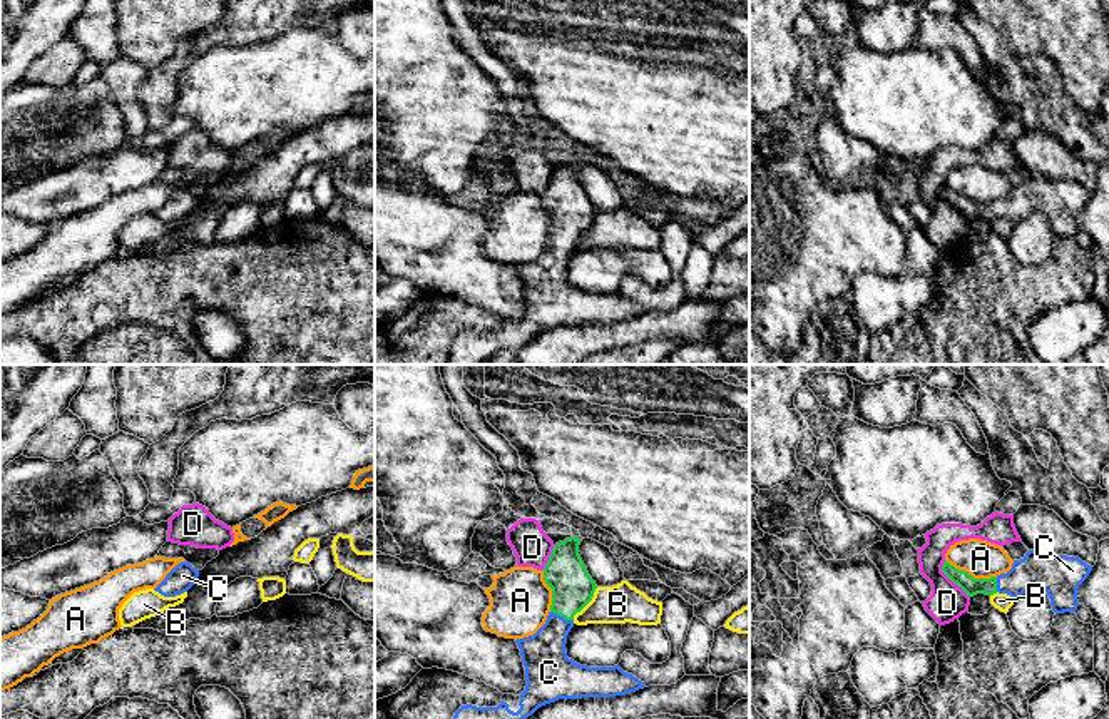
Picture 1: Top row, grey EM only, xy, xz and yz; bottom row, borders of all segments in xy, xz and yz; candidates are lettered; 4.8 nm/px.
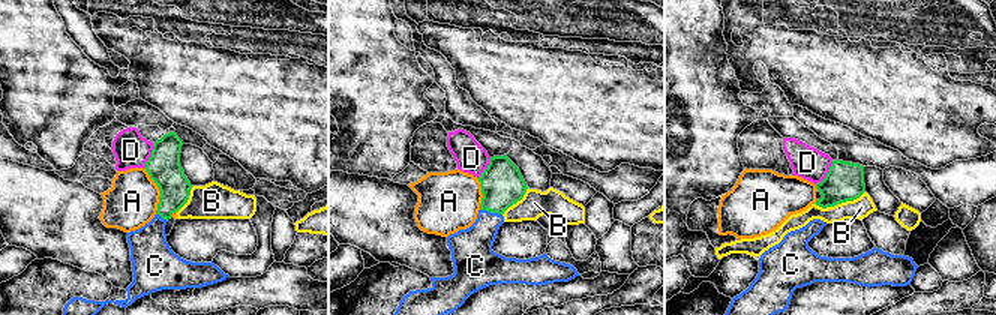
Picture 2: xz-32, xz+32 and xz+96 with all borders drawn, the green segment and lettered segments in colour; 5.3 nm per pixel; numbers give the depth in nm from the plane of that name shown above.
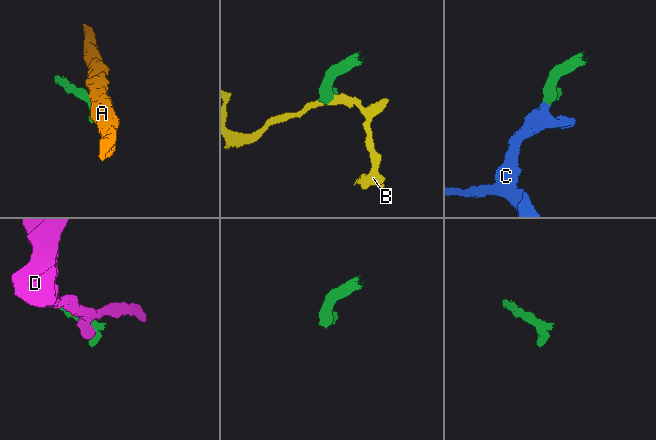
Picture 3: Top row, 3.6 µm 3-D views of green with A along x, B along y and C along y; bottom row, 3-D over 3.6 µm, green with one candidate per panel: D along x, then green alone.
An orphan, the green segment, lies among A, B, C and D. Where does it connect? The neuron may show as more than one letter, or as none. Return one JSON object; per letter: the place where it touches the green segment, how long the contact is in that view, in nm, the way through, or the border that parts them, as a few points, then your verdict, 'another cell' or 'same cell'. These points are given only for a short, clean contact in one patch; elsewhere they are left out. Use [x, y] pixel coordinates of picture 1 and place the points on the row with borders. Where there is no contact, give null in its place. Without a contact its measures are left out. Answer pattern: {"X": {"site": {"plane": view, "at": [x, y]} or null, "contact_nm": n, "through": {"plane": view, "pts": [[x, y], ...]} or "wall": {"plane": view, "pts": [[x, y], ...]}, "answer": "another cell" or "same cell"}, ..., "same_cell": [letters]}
{"A": {"site": {"plane": "yz", "at": [969, 574]}, "contact_nm": 260, "wall": {"plane": "yz", "pts": [[945, 559], [974, 577], [996, 577]]}, "answer": "another cell"}, "B": {"site": {"plane": "xz", "at": [586, 604]}, "contact_nm": 200, "wall": {"plane": "xz", "pts": [[597, 587], [594, 596], [572, 619]]}, "answer": "another cell"}, "C": {"site": {"plane": "xz", "at": [562, 616]}, "contact_nm": 120, "through": {"plane": "xz", "pts": [[572, 587], [562, 616], [544, 656]]}, "answer": "same cell"}, "D": {"site": {"plane": "yz", "at": [950, 579]}, "contact_nm": 220, "wall": {"plane": "yz", "pts": [[944, 560], [942, 571], [969, 597]]}, "answer": "another cell"}, "same_cell": ["C"]}

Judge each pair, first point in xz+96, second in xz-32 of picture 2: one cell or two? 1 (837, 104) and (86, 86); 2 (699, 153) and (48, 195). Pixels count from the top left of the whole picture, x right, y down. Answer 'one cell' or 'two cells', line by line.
1: two cells
2: two cells

